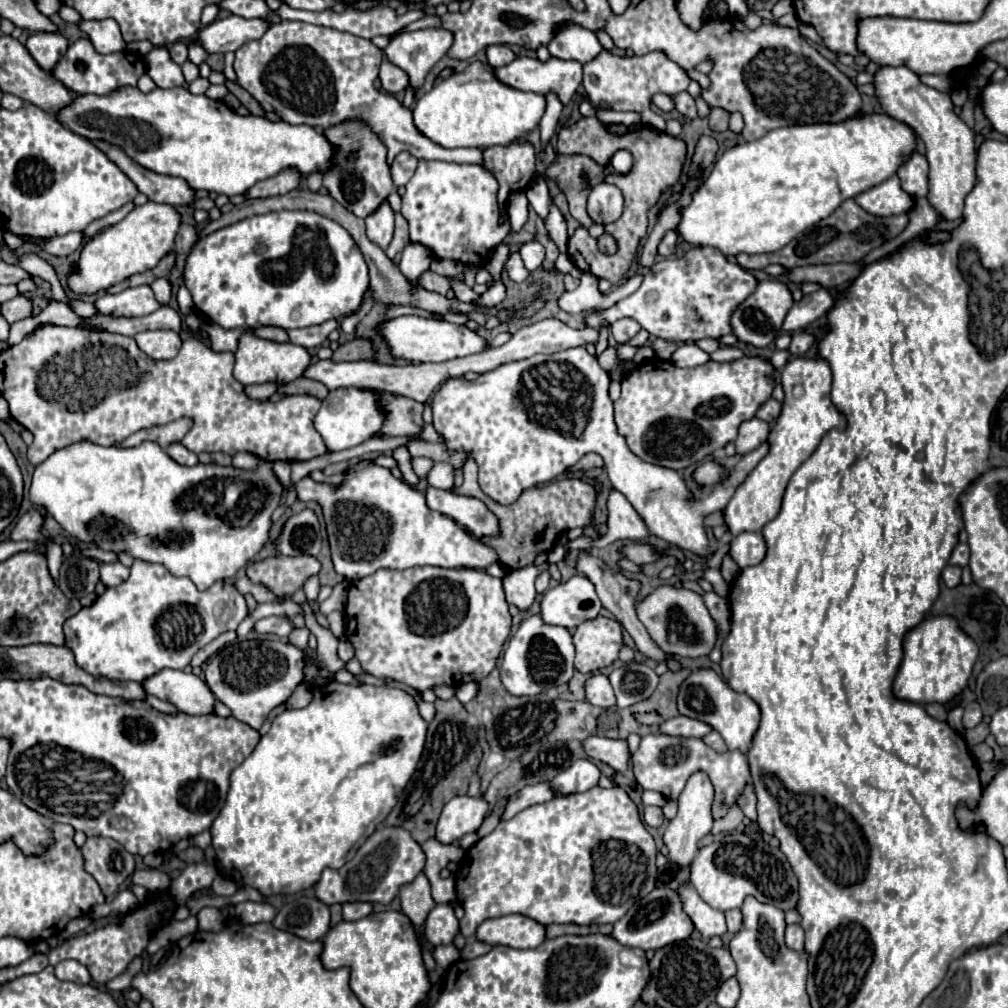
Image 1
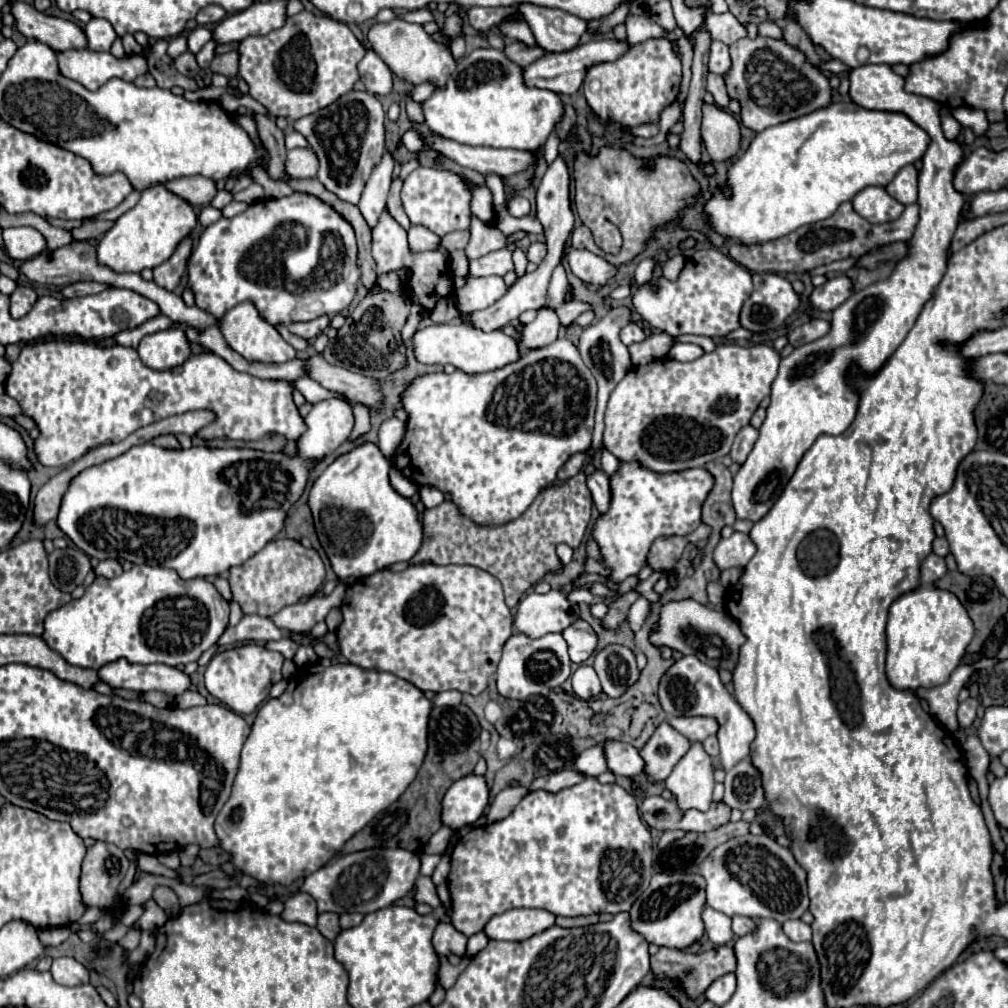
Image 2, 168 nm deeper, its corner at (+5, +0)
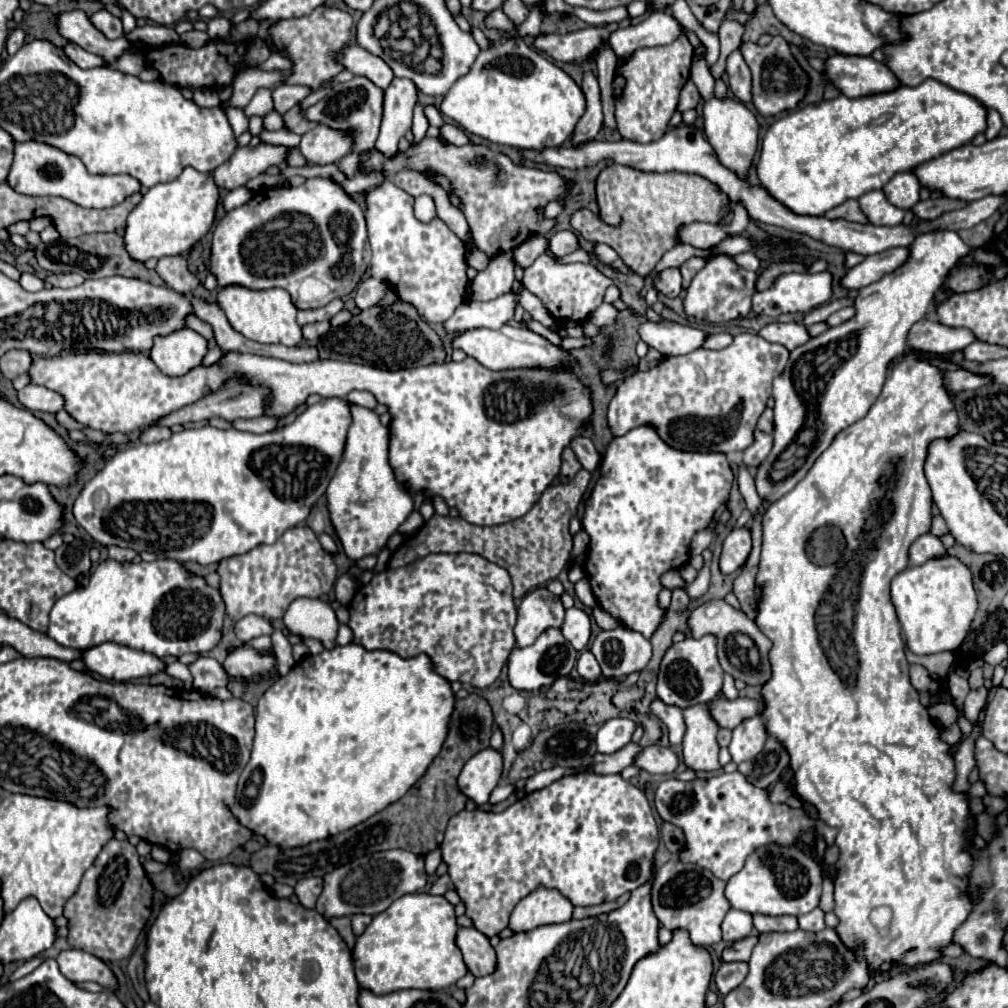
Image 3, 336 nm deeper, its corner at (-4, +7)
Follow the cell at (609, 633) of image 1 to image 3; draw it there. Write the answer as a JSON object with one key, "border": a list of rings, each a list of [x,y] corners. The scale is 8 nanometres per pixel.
{"border":[[[570,608],[570,610],[566,610],[566,618],[564,618],[564,624],[560,630],[570,640],[570,644],[578,652],[582,652],[588,646],[590,634],[592,634],[590,616],[580,608]]]}

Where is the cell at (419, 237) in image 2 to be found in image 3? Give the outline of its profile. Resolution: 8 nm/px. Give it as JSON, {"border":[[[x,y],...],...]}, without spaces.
{"border":[[[418,196],[416,202],[414,202],[414,214],[420,222],[428,224],[436,218],[436,206],[434,206],[434,200],[430,196]]]}

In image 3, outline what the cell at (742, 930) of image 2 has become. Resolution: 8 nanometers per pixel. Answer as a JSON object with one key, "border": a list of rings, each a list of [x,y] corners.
{"border":[[[754,914],[754,928],[758,932],[792,932],[798,928],[798,920],[796,916]]]}

